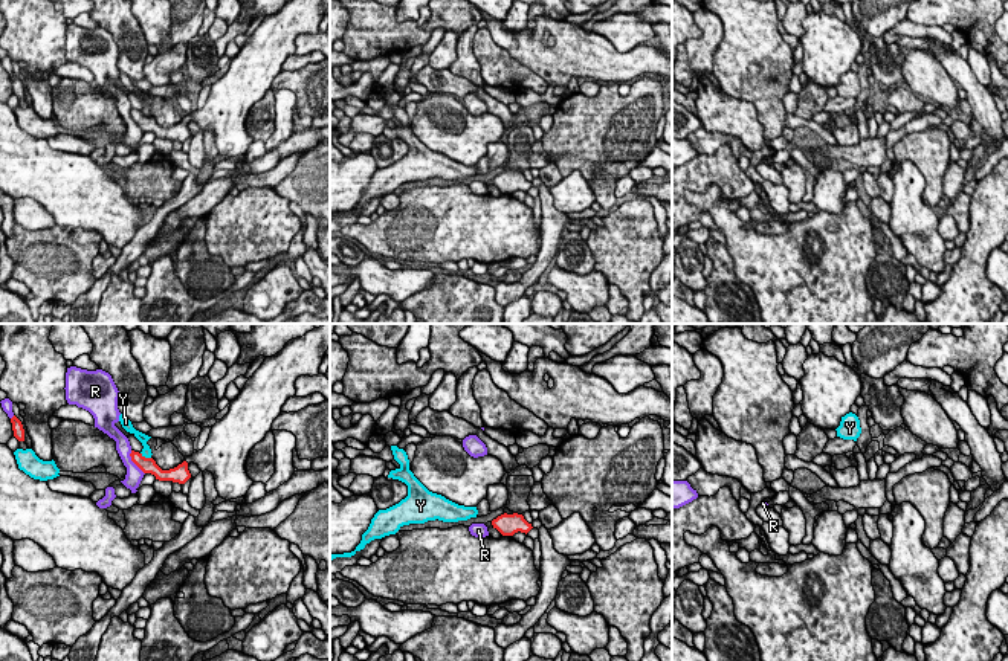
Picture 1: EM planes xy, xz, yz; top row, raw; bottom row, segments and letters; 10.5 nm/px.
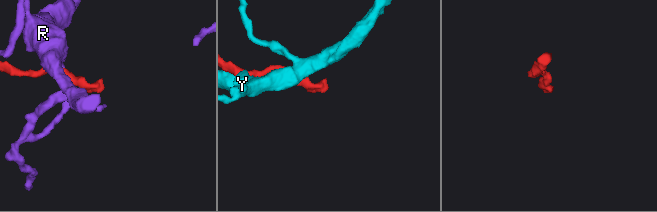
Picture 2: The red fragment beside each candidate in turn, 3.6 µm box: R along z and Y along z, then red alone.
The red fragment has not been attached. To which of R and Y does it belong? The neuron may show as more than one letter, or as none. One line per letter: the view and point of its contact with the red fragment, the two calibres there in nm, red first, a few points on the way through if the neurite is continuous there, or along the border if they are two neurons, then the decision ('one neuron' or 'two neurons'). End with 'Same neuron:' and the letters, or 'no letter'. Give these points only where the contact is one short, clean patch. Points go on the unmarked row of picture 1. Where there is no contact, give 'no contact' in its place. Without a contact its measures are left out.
R: contact xy (133, 119); calibres 160 and 170 nm; two neurons
Y: contact xy (144, 115); calibres 160 and 100 nm; two neurons
Same neuron: no letter

